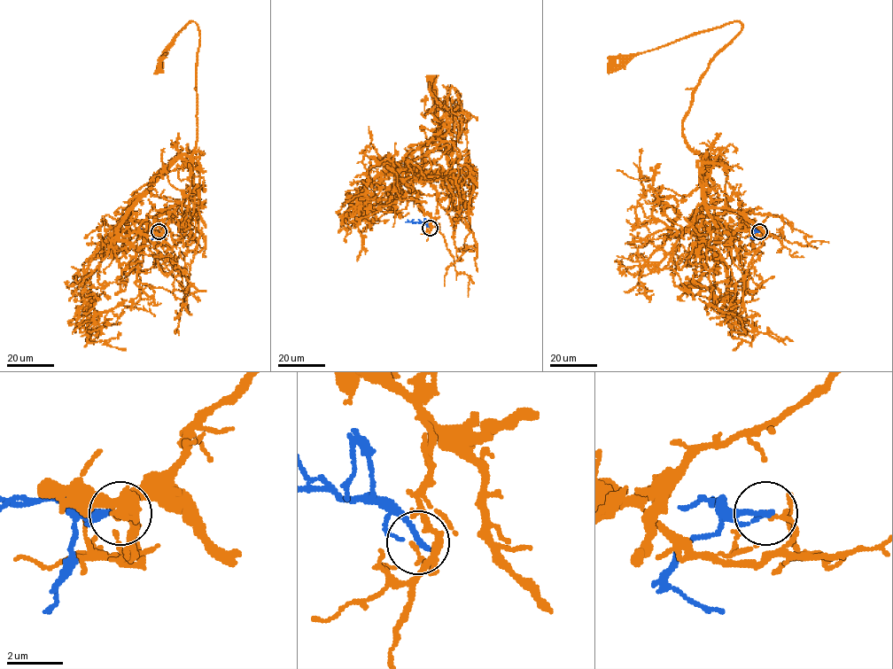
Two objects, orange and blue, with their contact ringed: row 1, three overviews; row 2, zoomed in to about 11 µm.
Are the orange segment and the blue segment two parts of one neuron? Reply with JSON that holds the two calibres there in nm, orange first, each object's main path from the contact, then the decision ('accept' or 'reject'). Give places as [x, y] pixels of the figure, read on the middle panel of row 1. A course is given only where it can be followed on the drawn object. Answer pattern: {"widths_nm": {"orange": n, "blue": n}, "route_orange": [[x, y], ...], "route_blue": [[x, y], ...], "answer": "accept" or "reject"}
{"widths_nm": {"orange": 150, "blue": 220}, "route_orange": [[430, 228], [430, 217], [415, 191], [399, 181], [462, 168], [469, 151], [471, 206], [457, 190], [426, 75]], "route_blue": [[430, 228], [423, 222], [405, 221]], "answer": "reject"}

